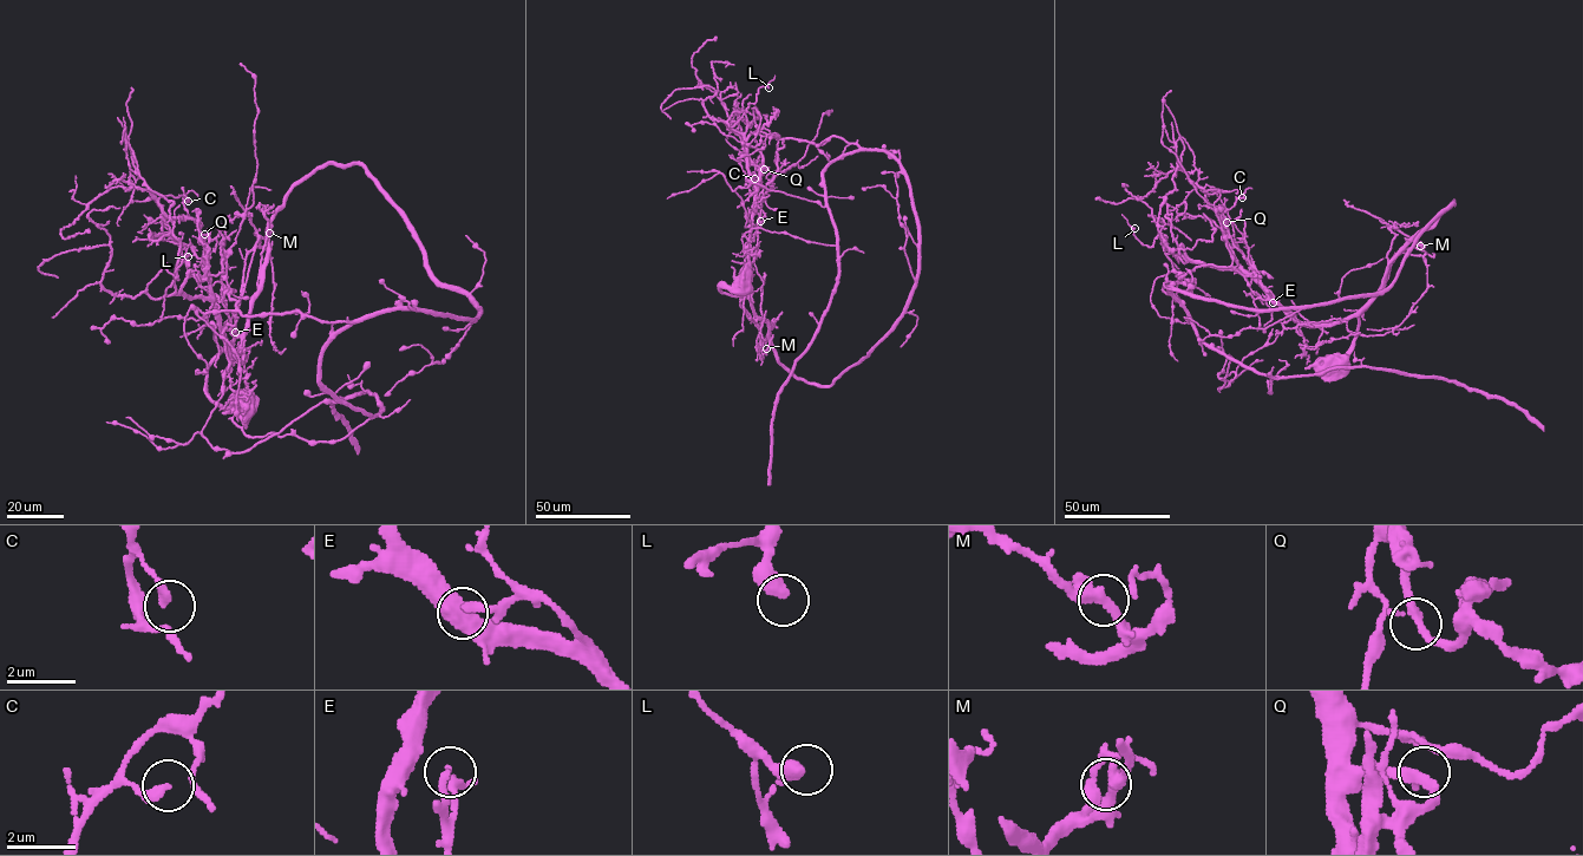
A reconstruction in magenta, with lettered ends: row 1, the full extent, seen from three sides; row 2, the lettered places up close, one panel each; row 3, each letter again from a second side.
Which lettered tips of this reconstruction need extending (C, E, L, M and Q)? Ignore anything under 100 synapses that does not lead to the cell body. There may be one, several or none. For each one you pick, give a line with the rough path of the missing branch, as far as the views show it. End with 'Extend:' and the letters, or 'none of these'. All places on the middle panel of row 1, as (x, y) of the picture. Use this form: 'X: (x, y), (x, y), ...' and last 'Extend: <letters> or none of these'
Extend: none of these

